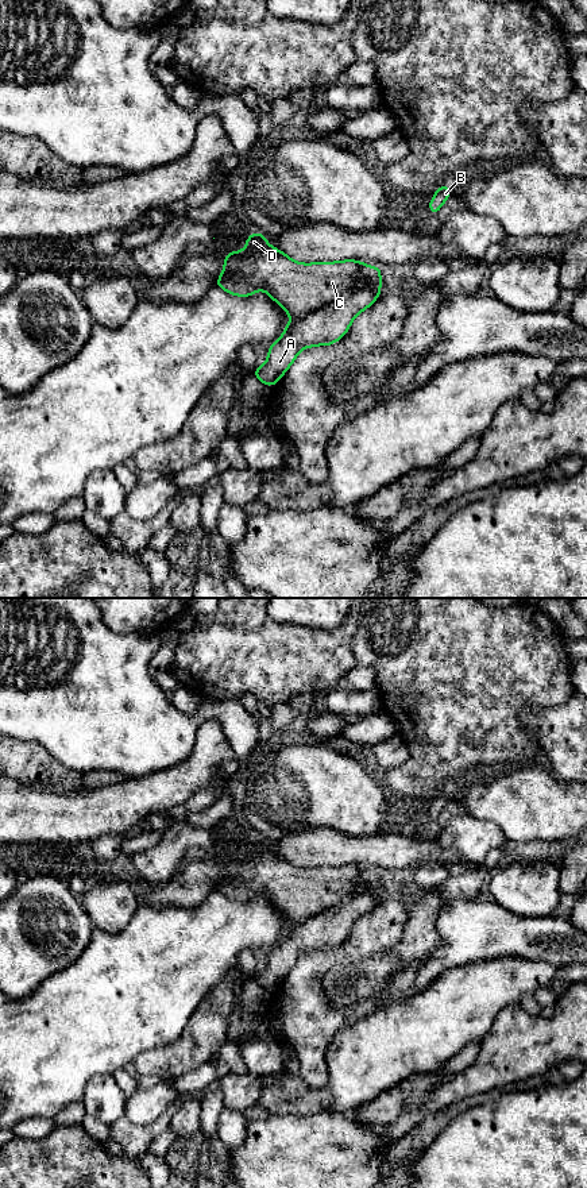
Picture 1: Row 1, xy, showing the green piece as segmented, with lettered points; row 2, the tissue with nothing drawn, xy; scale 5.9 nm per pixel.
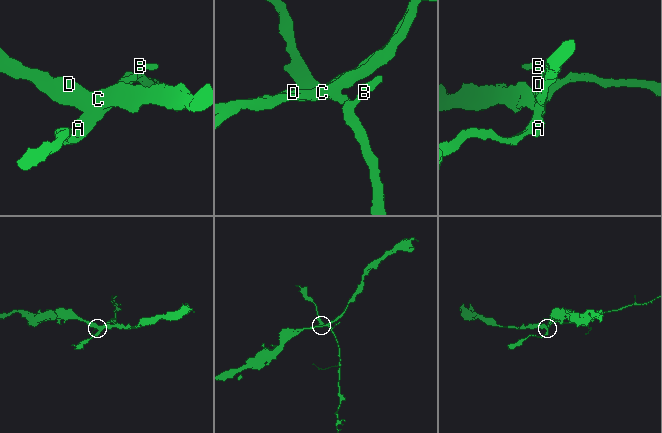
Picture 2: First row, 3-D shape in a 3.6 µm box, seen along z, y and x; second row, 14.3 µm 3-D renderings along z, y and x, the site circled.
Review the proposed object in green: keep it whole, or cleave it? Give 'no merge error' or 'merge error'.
merge error

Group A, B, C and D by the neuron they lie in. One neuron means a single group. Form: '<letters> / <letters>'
A B / C D

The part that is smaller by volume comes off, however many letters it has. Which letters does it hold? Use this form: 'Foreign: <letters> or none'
Foreign: A, B

